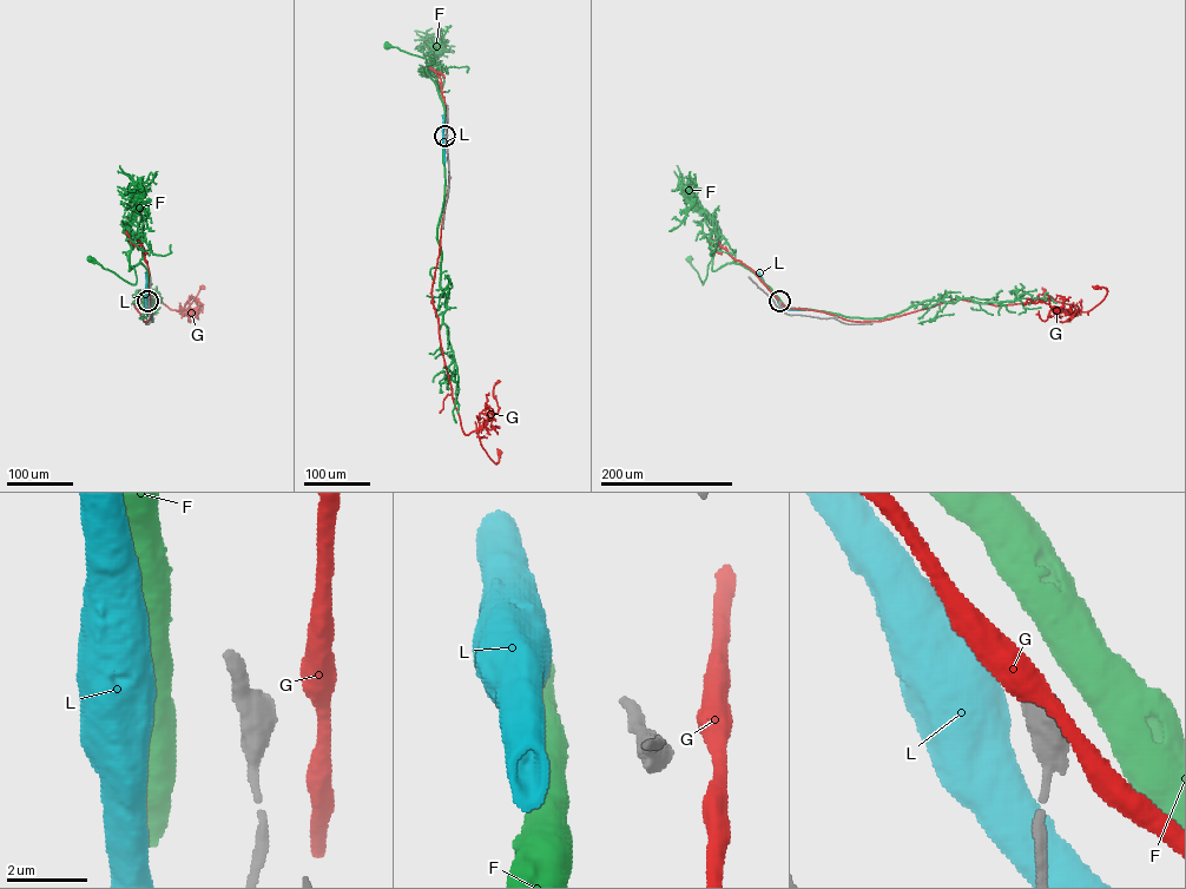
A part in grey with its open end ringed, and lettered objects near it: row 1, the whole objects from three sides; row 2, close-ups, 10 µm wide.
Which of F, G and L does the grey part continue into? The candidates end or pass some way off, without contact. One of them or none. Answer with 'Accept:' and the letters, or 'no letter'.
Accept: no letter

